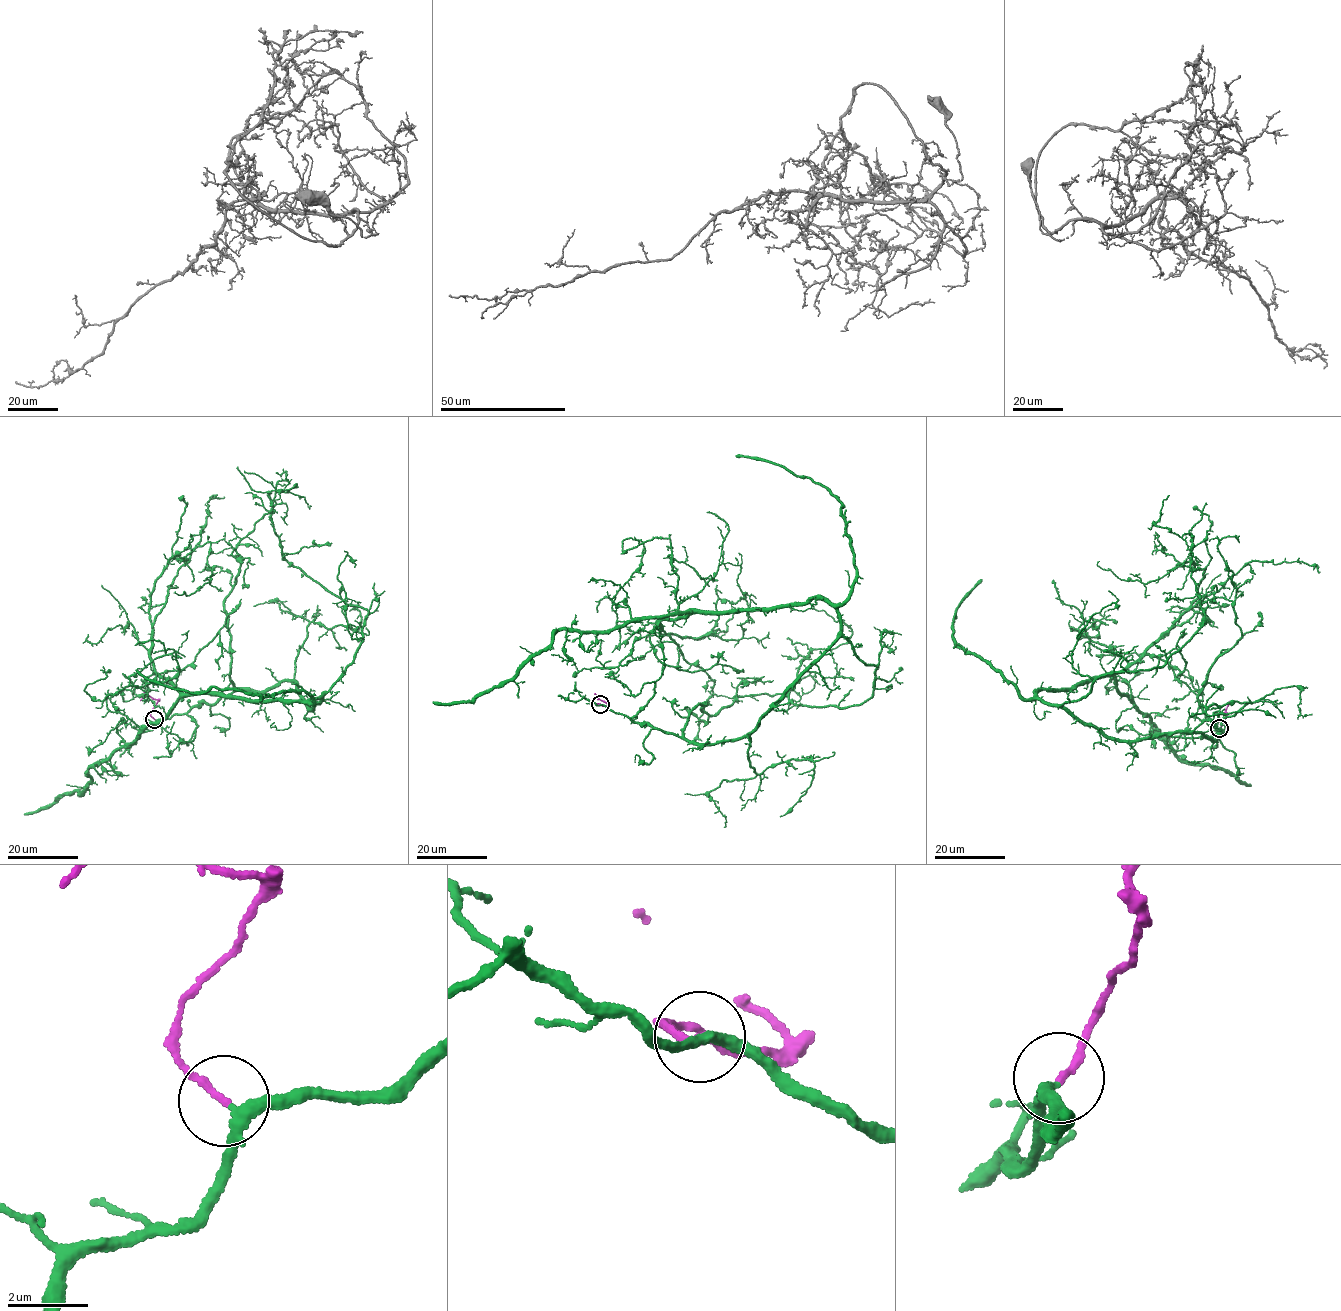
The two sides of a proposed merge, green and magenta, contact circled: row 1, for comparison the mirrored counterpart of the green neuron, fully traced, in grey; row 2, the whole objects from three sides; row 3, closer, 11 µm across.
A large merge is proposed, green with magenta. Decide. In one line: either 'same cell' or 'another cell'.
same cell

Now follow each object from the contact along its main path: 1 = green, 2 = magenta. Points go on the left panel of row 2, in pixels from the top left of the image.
1: (155, 720), (324, 695), (176, 689), (154, 582), (211, 542), (210, 581), (174, 591)
2: (154, 719), (150, 712), (157, 700), (145, 693), (140, 700)

